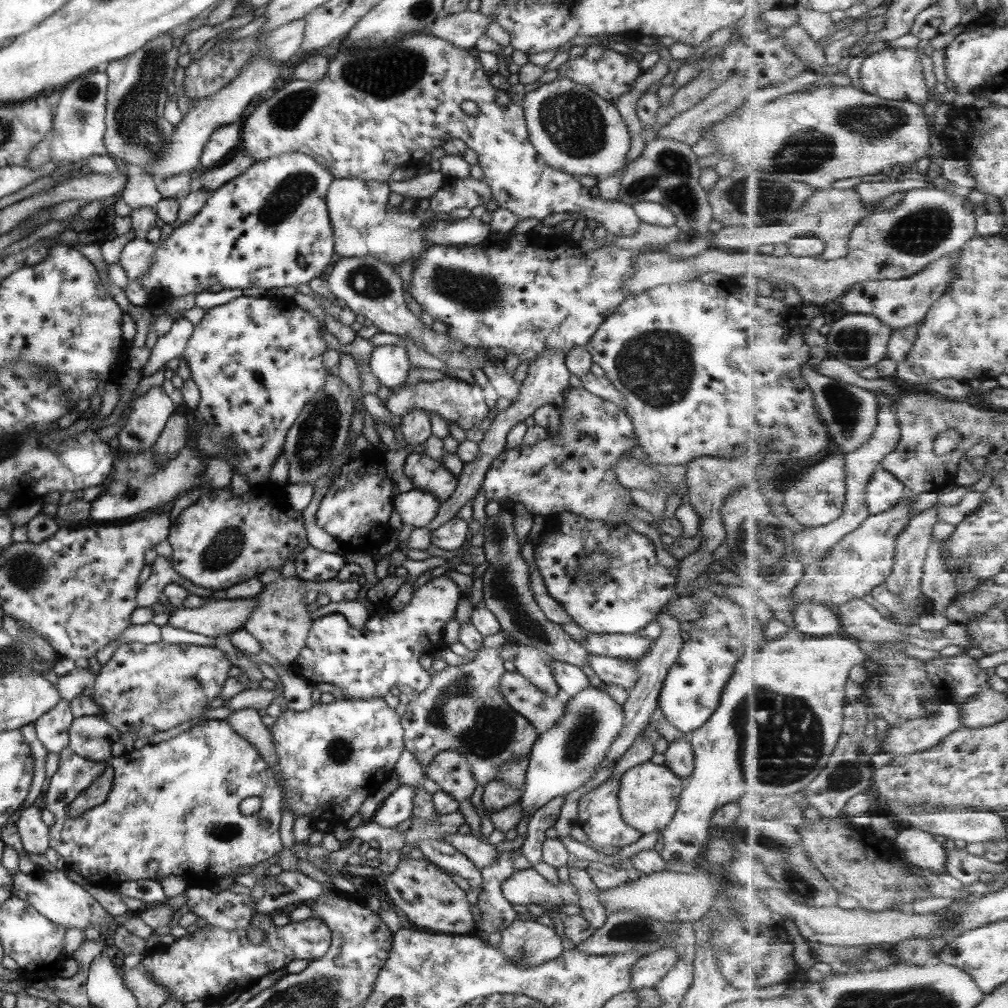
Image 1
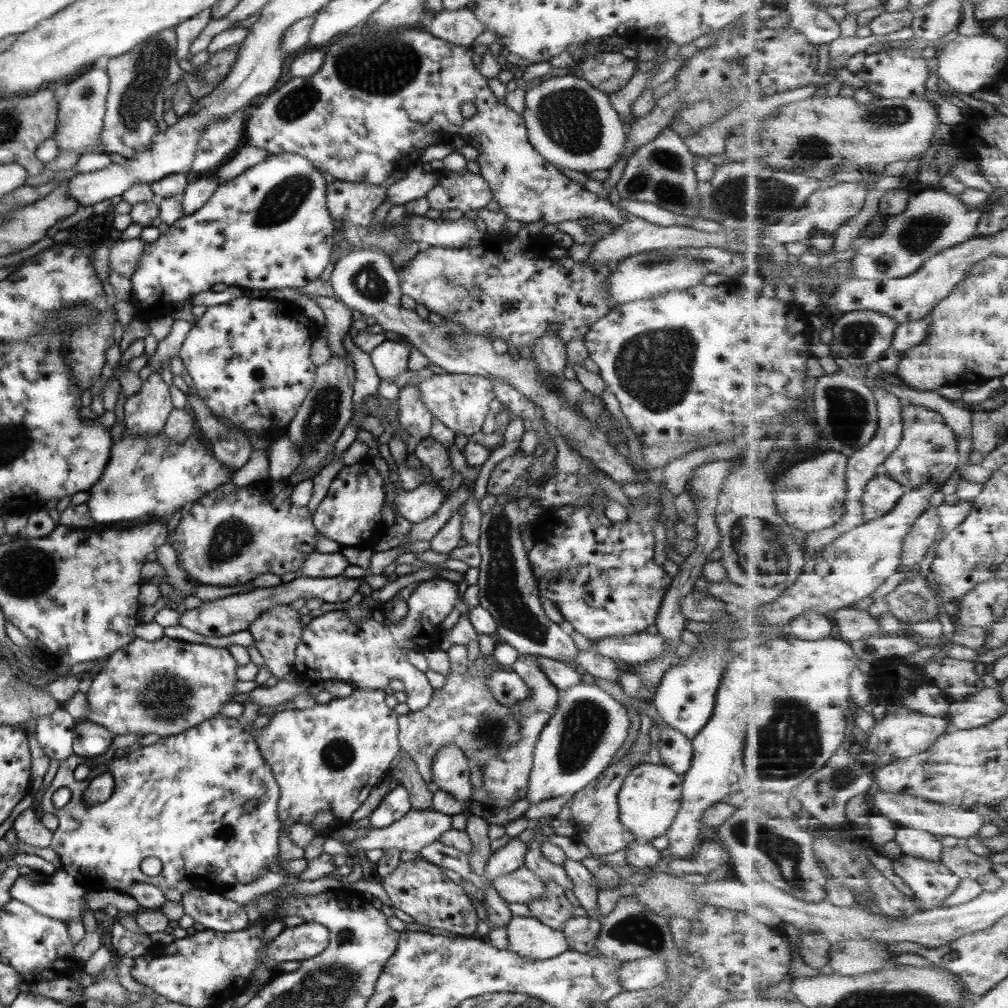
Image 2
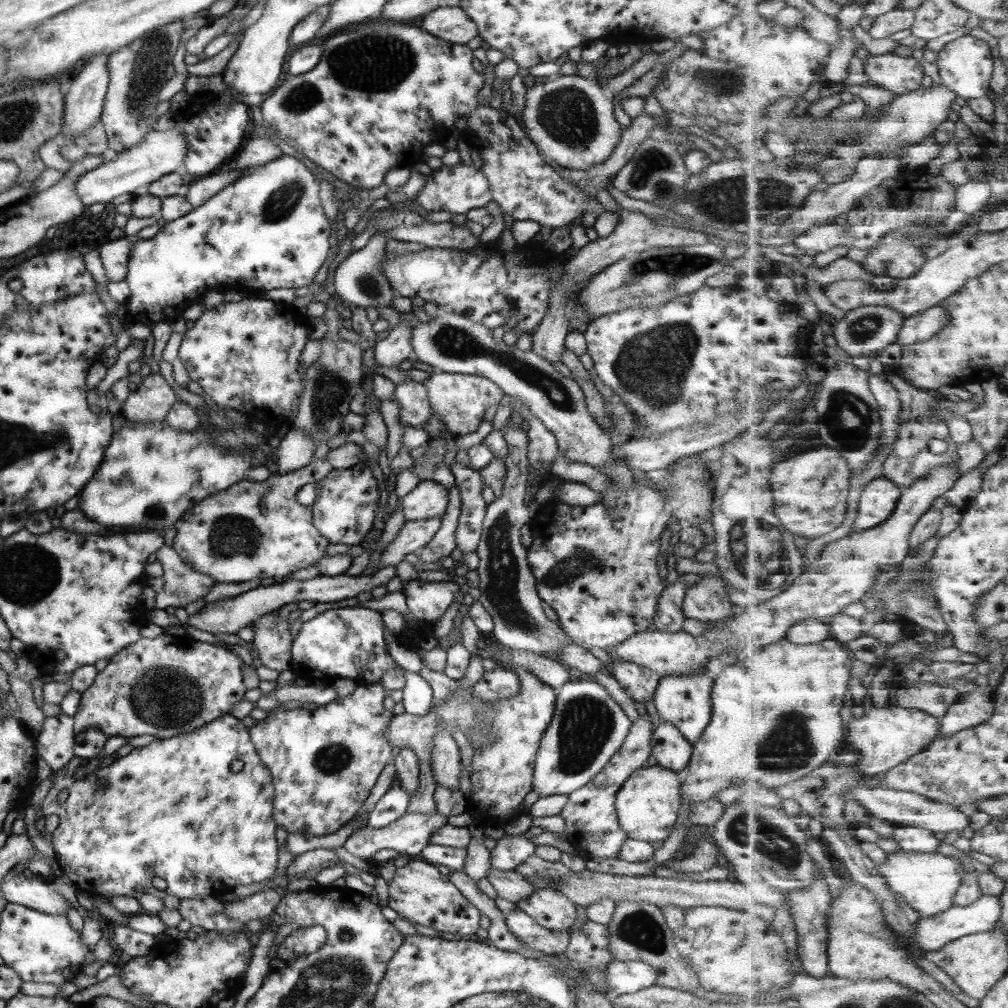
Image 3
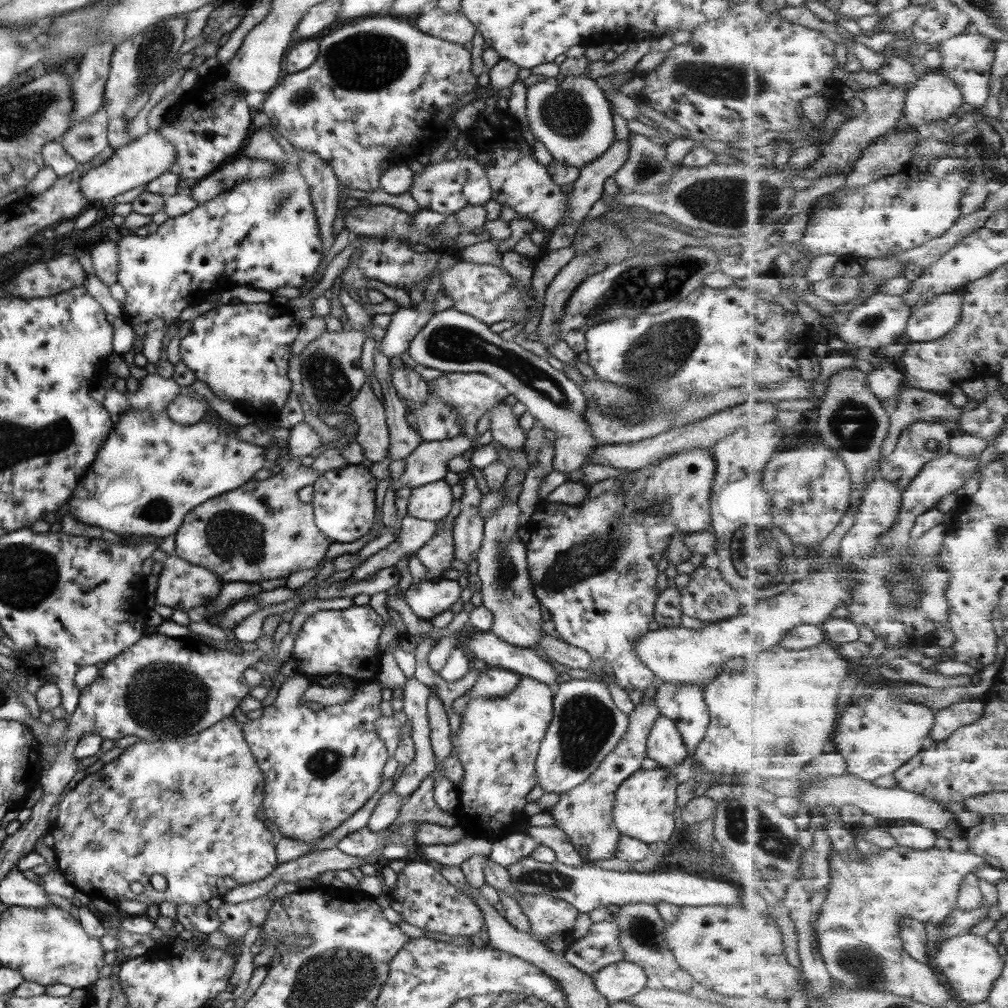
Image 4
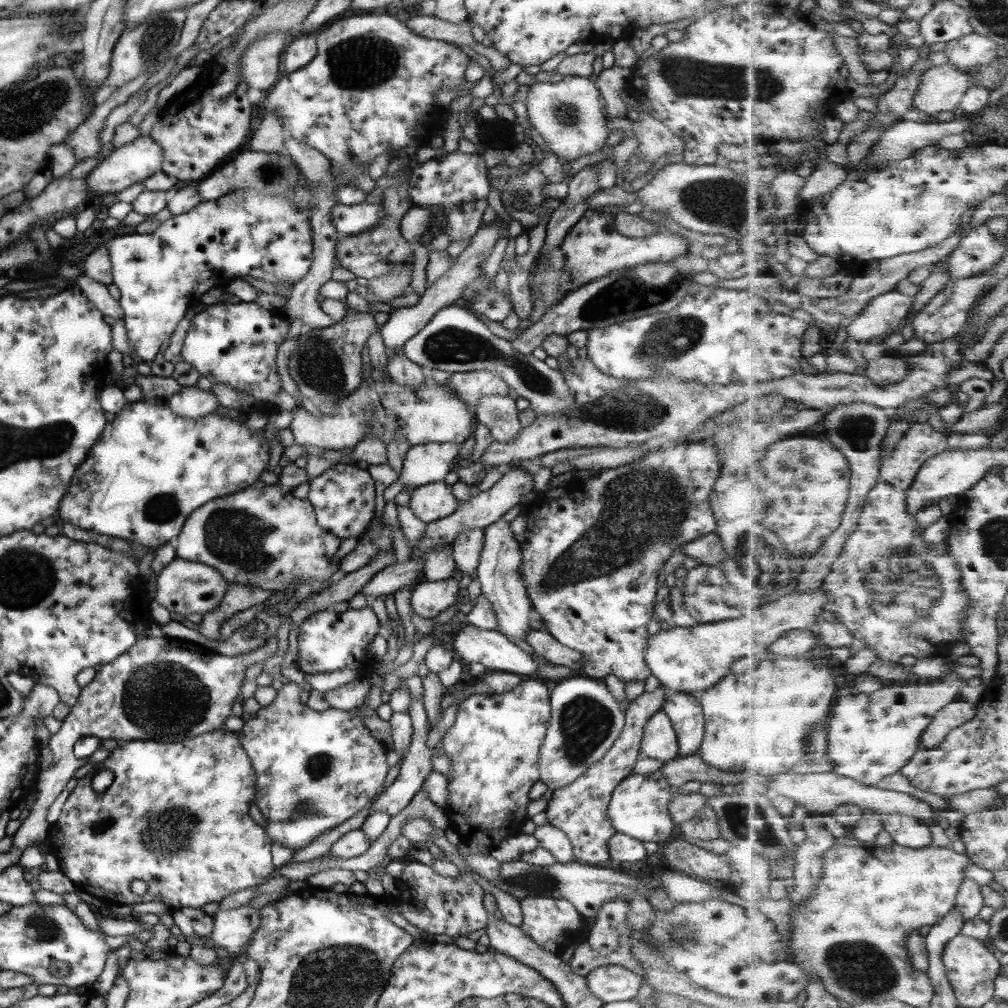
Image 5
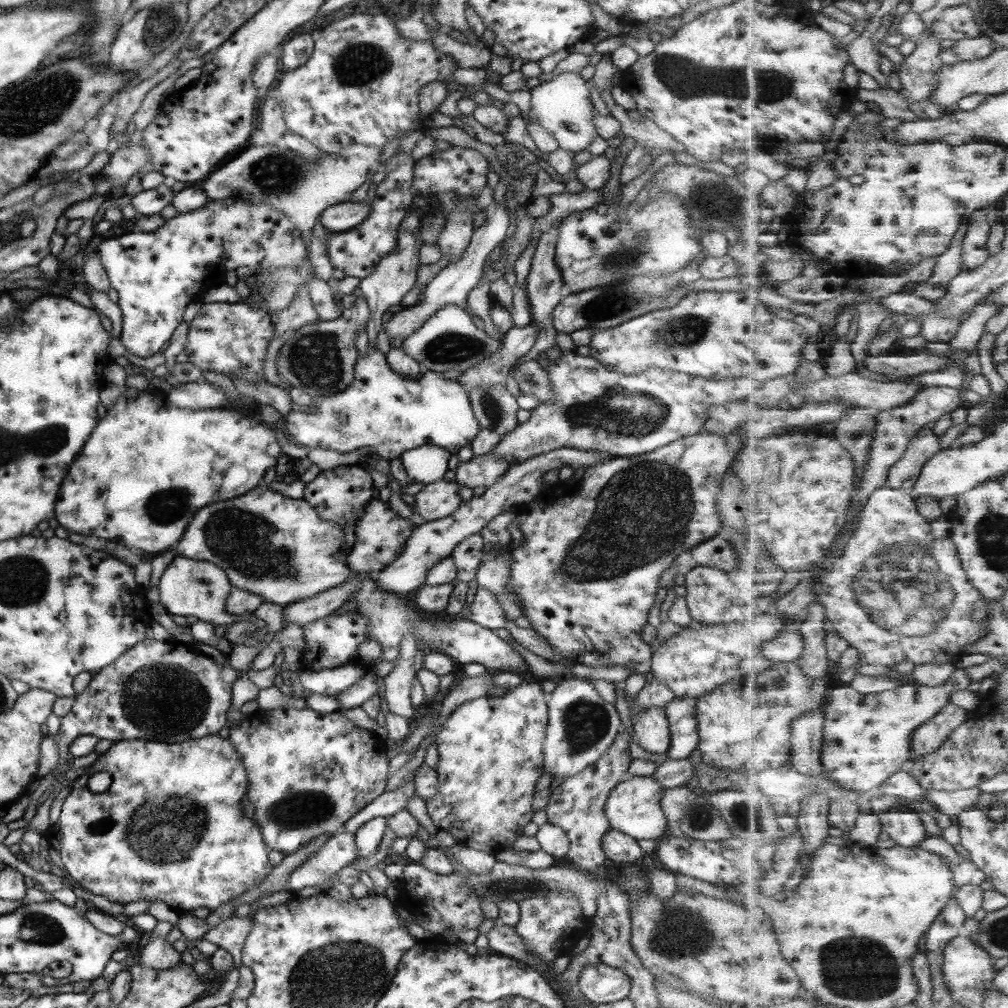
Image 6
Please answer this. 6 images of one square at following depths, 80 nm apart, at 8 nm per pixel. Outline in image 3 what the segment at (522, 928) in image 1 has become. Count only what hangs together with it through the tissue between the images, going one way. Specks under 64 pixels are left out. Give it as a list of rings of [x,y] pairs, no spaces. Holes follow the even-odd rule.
[[[513,909],[504,916],[507,930],[523,942],[527,948],[547,954],[547,956],[561,956],[566,950],[569,933],[567,931],[547,931],[541,929],[522,910]]]

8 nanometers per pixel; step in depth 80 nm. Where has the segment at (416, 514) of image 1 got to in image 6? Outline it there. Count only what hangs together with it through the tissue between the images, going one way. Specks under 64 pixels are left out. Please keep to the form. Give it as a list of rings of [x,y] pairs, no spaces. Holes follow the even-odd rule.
[[[454,481],[431,482],[413,496],[415,498],[413,508],[425,522],[446,518],[462,504],[459,488],[460,485]]]

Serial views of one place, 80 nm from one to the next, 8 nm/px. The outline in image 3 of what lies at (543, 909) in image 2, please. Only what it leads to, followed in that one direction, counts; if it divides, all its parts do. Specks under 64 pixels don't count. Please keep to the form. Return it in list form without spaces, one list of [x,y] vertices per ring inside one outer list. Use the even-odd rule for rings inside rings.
[[[541,888],[514,905],[547,931],[565,932],[578,918],[575,905],[550,888]]]

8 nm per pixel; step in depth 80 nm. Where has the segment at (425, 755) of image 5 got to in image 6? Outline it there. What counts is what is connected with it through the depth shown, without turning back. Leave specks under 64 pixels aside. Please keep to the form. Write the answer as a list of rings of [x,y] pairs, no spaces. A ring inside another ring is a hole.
[[[412,780],[397,787],[393,791],[383,791],[367,804],[359,812],[356,812],[349,820],[343,823],[342,830],[353,834],[362,824],[377,817],[386,817],[395,811],[403,809],[407,798],[414,793]]]

